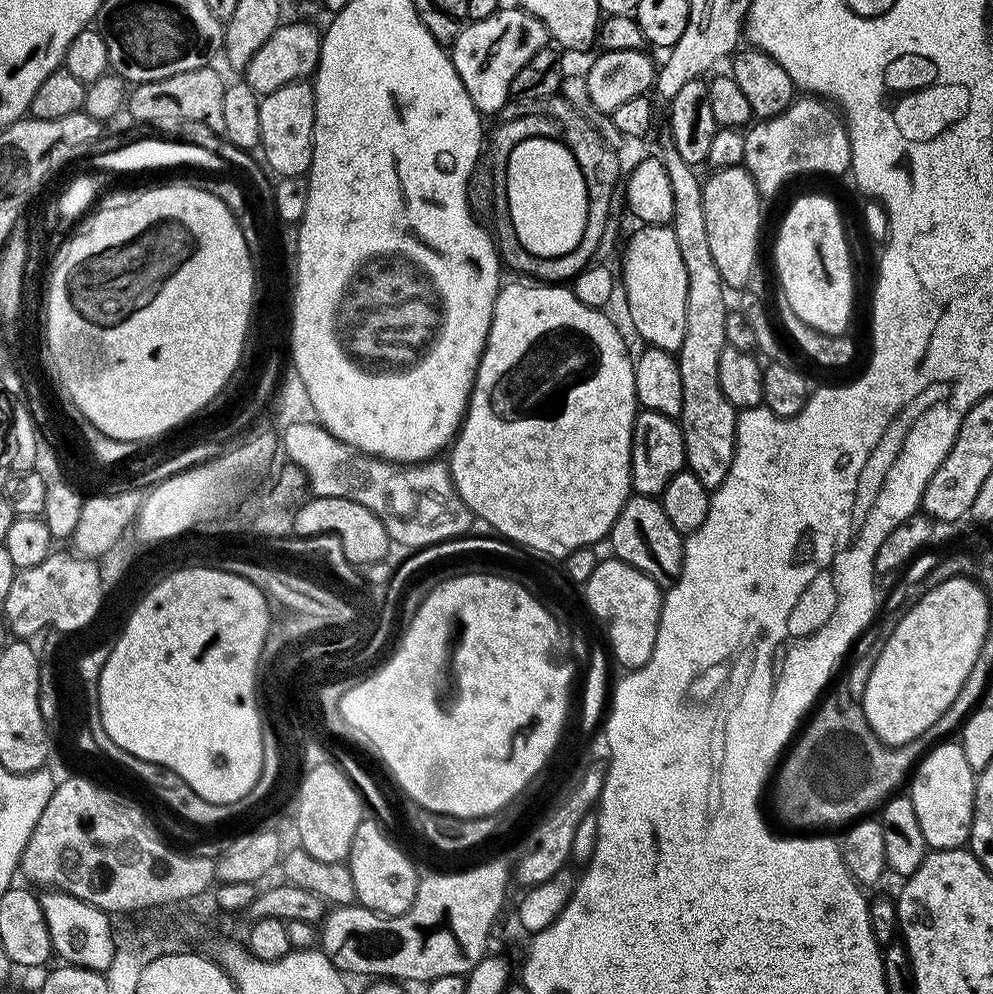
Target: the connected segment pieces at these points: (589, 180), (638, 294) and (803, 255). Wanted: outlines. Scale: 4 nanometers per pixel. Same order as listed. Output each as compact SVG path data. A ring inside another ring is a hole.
M560 94L547 96L545 99L534 100L510 98L506 106L504 106L498 114L499 117L504 120L529 116L530 114L540 114L554 119L554 121L558 123L559 131L563 136L565 144L568 145L568 148L574 154L579 169L582 170L583 181L586 182L587 216L586 229L583 231L583 236L579 240L578 246L576 246L570 254L560 255L555 260L547 260L546 258L532 255L529 251L526 251L524 256L520 256L519 275L552 284L565 283L567 280L571 280L575 277L584 268L588 267L593 261L595 257L593 255L604 238L610 210L612 208L614 192L619 178L620 181L622 178L622 172L620 176L619 153L615 149L608 147L607 143L605 143L601 137L601 134L594 129L589 120L580 114L580 112ZM535 258L536 264L532 264L532 260L535 260Z
M646 224L637 227L637 232L628 240L628 249L624 252L624 276L622 272L622 296L628 299L628 316L636 327L636 332L645 341L645 345L677 353L686 338L686 266L682 266L682 253L678 251L678 242L674 230L667 224Z
M800 196L789 206L776 236L776 276L780 279L779 291L802 322L831 336L849 331L848 323L852 320L852 256L848 253L848 236L844 233L840 212L830 197Z

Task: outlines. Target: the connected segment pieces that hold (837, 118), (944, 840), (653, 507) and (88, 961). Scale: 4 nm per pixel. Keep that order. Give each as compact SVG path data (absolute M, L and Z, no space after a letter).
M811 94L801 95L769 120L757 119L744 137L746 154L742 167L754 178L761 197L772 196L787 180L807 172L840 176L852 167L847 123L829 101Z
M941 742L924 753L911 777L910 795L914 802L914 814L918 814L918 826L929 849L962 848L972 835L972 815L976 801L977 773L973 772L966 754L959 743Z
M629 496L614 522L610 537L614 544L615 559L634 566L650 577L660 589L671 588L680 577L684 565L685 537L674 530L674 526L670 526L670 518L666 518L666 510L657 497Z
M44 890L39 893L42 914L50 930L53 953L66 964L82 966L95 972L105 973L114 960L118 940L112 937L112 924L109 913L101 908L82 902L65 892Z

